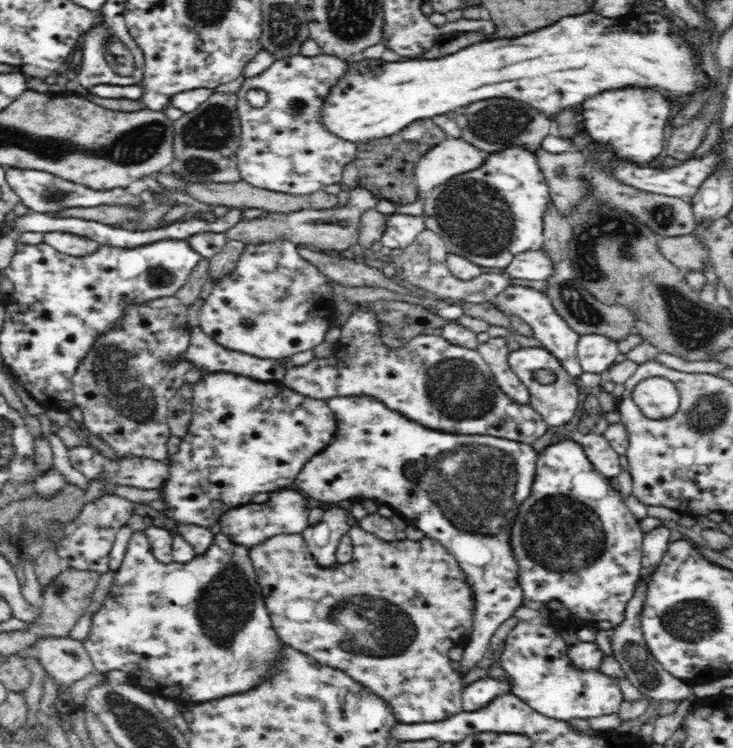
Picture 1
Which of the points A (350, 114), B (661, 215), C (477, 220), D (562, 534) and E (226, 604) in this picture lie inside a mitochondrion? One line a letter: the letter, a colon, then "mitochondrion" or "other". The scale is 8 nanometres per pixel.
A: other
B: mitochondrion
C: mitochondrion
D: mitochondrion
E: mitochondrion

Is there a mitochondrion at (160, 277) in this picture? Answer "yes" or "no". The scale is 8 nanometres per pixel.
yes

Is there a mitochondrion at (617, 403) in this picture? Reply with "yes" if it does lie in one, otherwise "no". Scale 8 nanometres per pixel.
no

